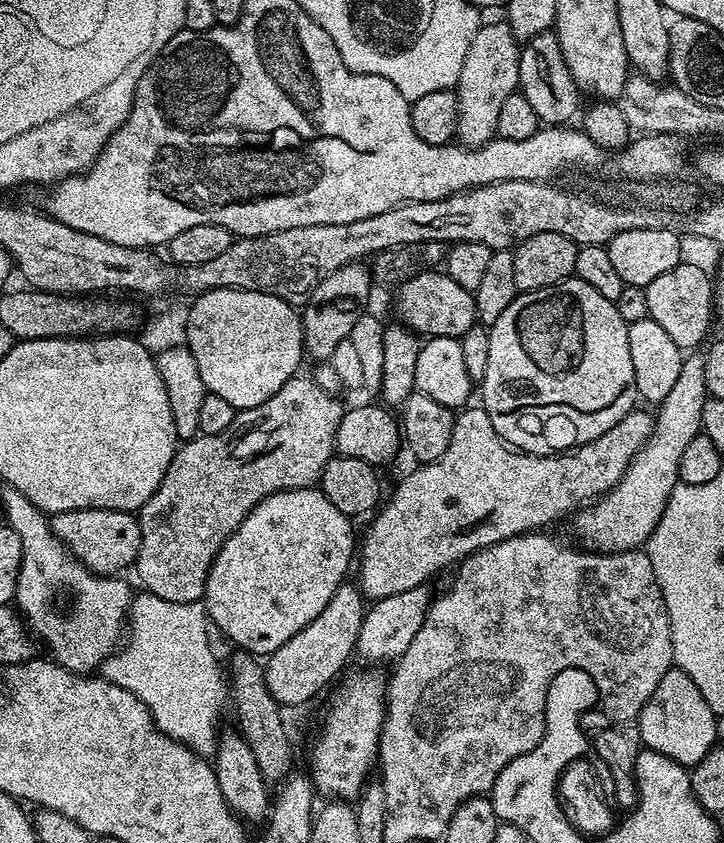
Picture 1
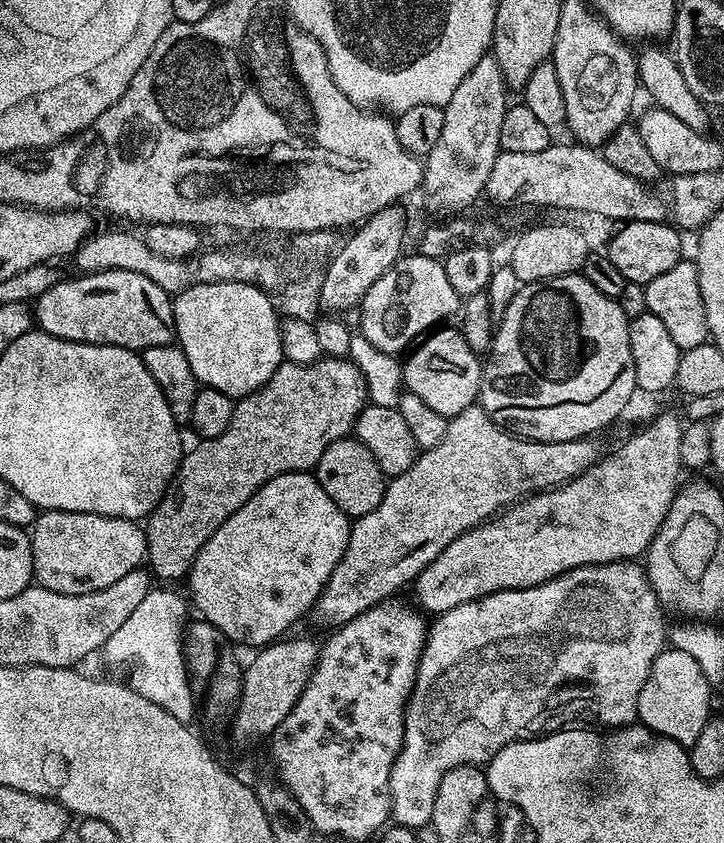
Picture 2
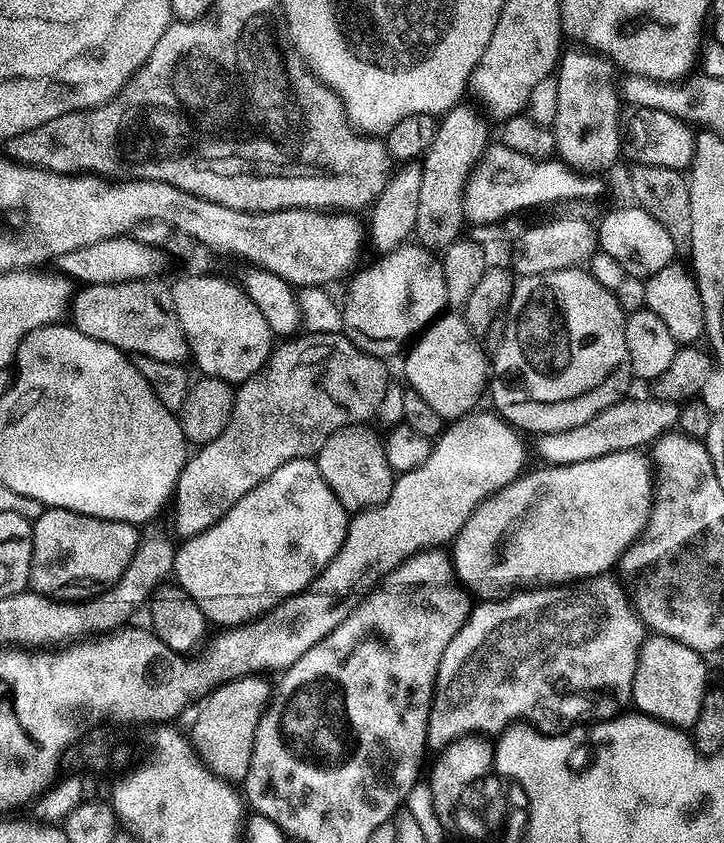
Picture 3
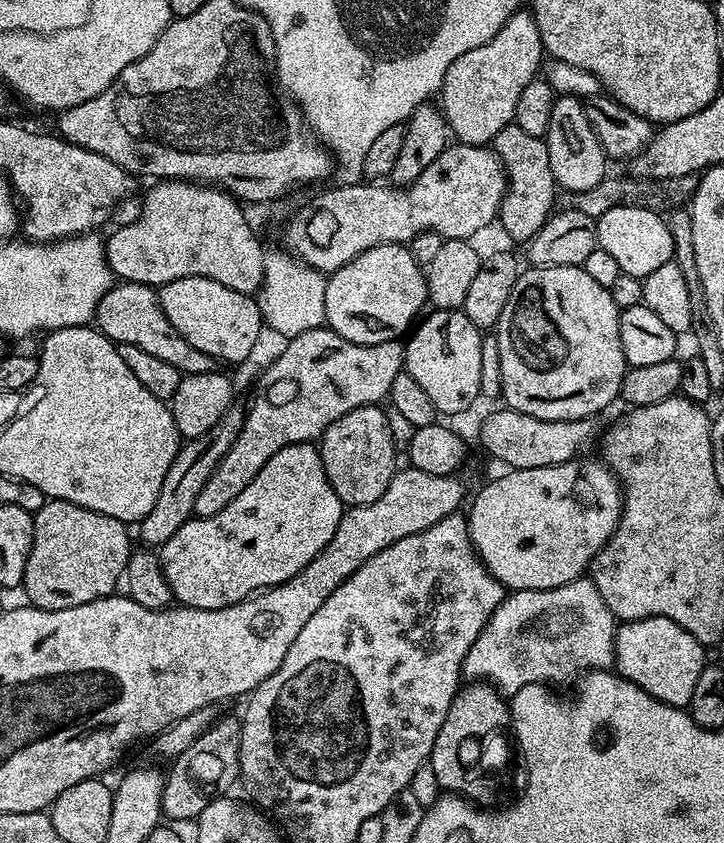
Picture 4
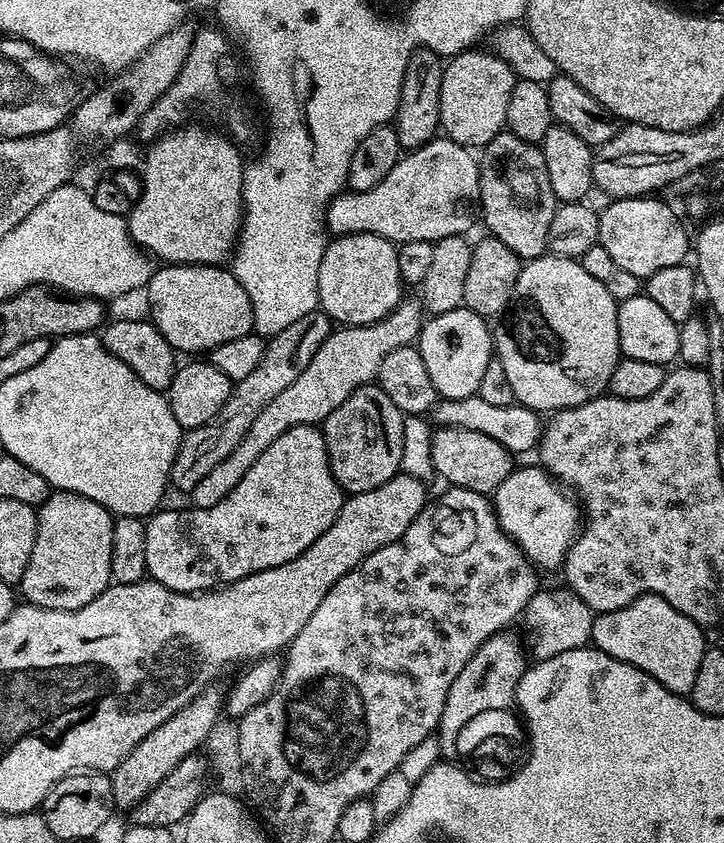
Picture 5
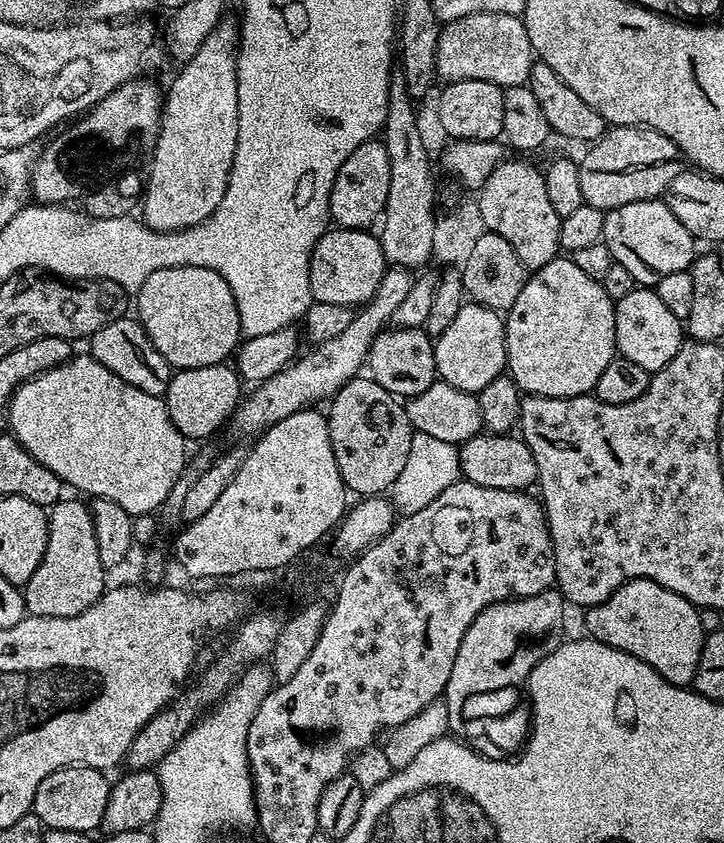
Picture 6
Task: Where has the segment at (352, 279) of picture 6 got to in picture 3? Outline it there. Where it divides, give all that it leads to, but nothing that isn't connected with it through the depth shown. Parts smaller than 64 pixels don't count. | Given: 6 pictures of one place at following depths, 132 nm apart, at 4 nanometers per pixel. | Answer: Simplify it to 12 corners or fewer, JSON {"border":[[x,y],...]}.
{"border":[[405,242],[347,281],[344,328],[388,358],[445,311],[444,265]]}

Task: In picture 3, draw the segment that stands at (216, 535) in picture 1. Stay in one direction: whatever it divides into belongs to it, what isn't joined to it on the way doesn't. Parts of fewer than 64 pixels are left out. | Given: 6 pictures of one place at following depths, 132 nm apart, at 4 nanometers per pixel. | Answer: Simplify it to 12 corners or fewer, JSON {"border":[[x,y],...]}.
{"border":[[340,332],[273,347],[184,463],[177,537],[371,421],[387,363]]}

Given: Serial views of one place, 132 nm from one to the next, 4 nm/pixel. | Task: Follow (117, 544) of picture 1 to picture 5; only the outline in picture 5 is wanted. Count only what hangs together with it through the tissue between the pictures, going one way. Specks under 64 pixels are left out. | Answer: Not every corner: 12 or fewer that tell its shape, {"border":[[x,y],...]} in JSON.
{"border":[[77,492],[36,513],[18,592],[73,612],[113,583],[114,517]]}

